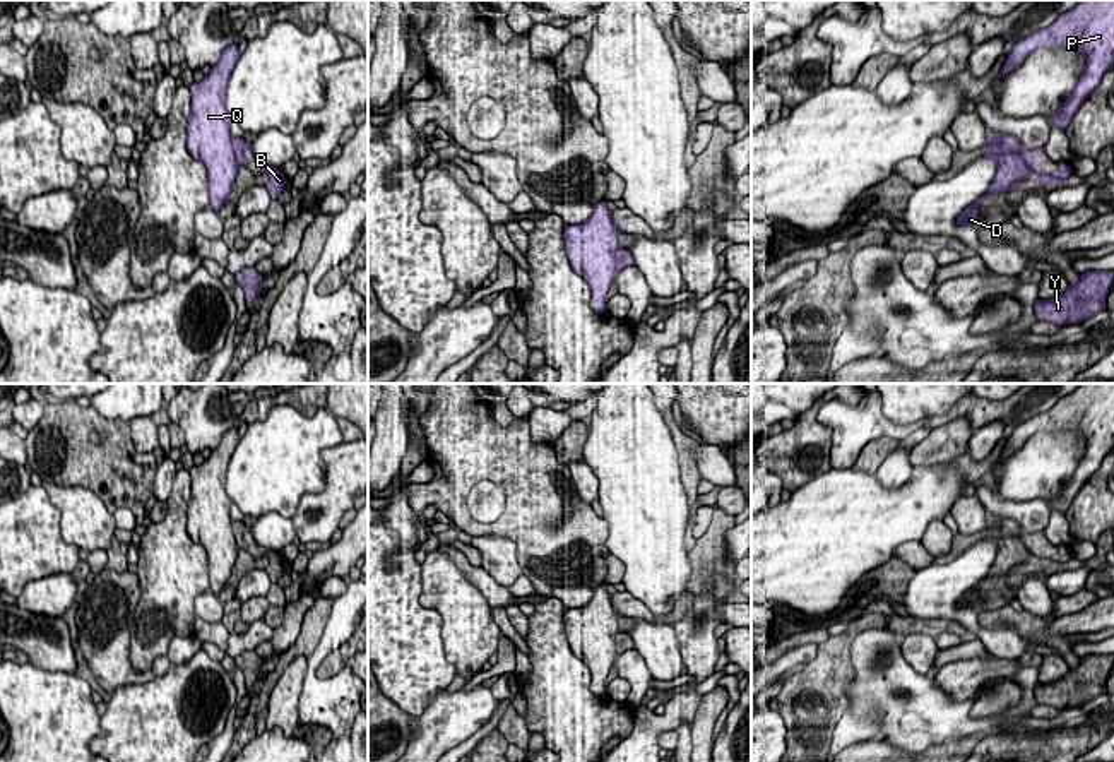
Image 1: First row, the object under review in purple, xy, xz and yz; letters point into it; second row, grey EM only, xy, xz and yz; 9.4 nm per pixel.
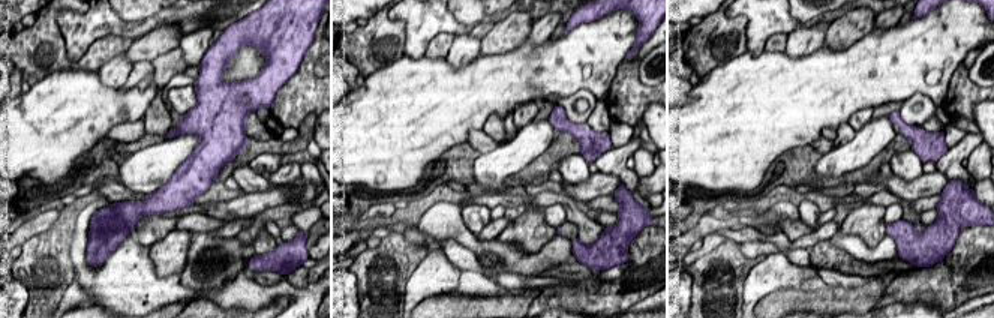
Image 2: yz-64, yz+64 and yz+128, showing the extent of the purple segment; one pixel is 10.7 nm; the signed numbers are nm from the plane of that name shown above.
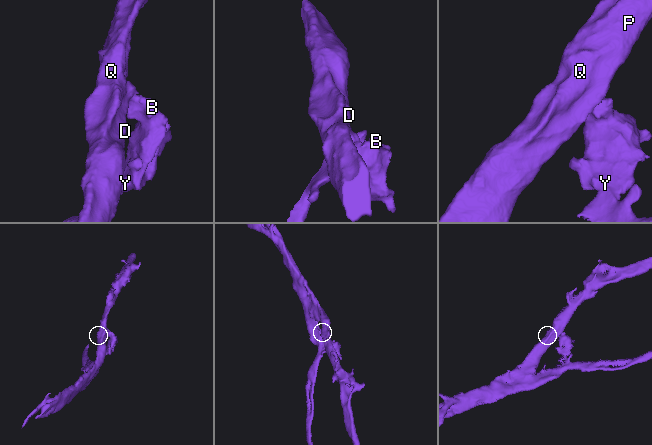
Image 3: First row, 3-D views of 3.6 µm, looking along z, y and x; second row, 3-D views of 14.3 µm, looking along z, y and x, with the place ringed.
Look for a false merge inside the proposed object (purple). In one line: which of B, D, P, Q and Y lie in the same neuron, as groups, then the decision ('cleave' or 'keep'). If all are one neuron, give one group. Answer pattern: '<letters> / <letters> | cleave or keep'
B Y / D P Q | cleave

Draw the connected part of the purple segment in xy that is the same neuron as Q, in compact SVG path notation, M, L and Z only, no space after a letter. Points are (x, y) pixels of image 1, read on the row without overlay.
M233 426L222 435L210 455L188 471L192 490L187 498L187 533L207 551L209 589L216 596L233 582L233 569L240 551L229 515L233 502L226 493L228 466L238 442L238 428Z

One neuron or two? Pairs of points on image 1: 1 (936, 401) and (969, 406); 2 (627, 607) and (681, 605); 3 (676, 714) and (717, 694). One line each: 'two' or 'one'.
1: two
2: one
3: two

